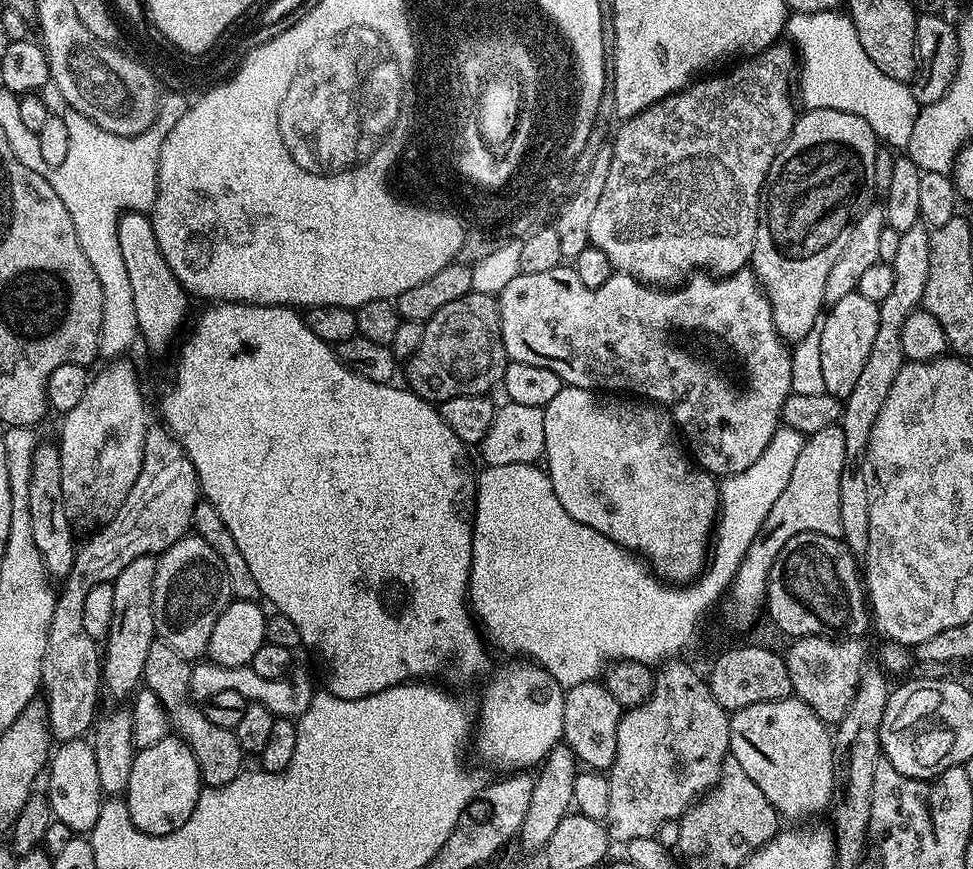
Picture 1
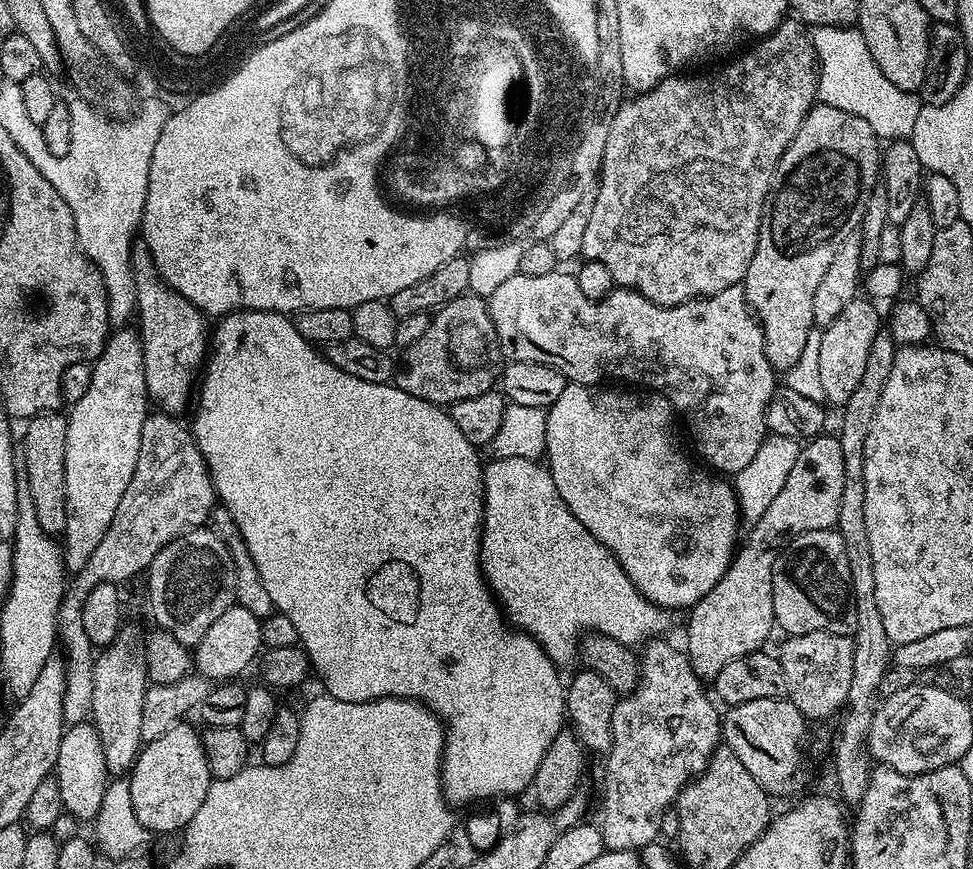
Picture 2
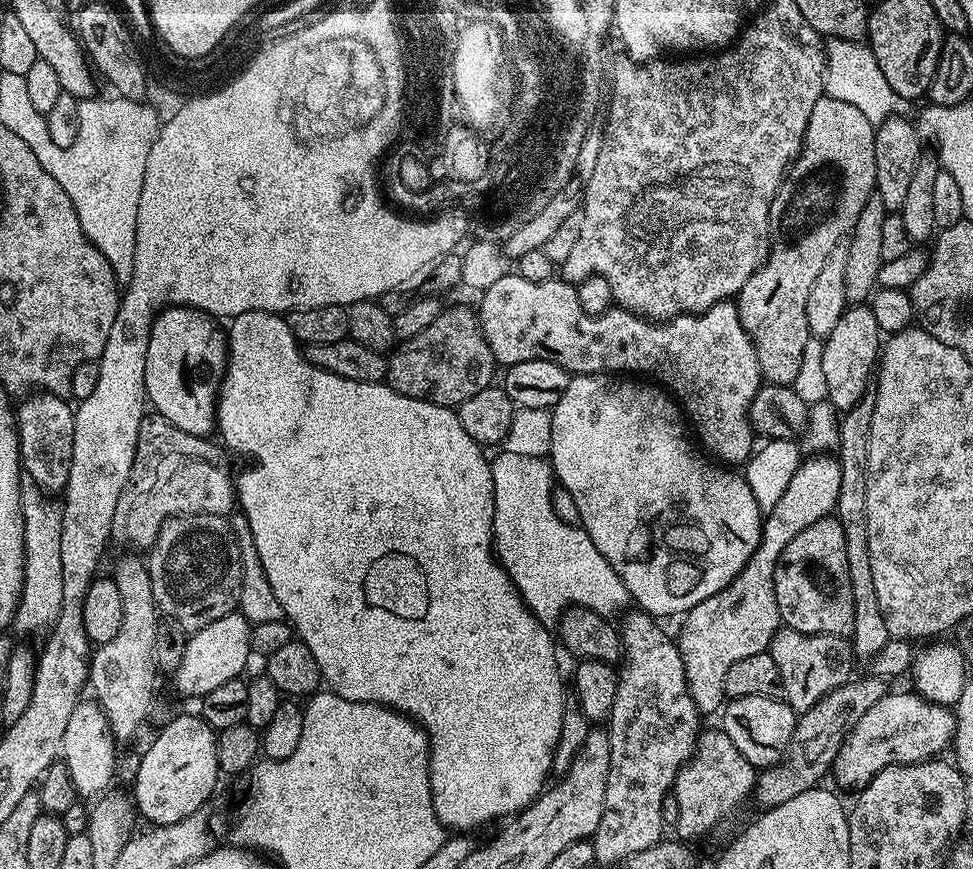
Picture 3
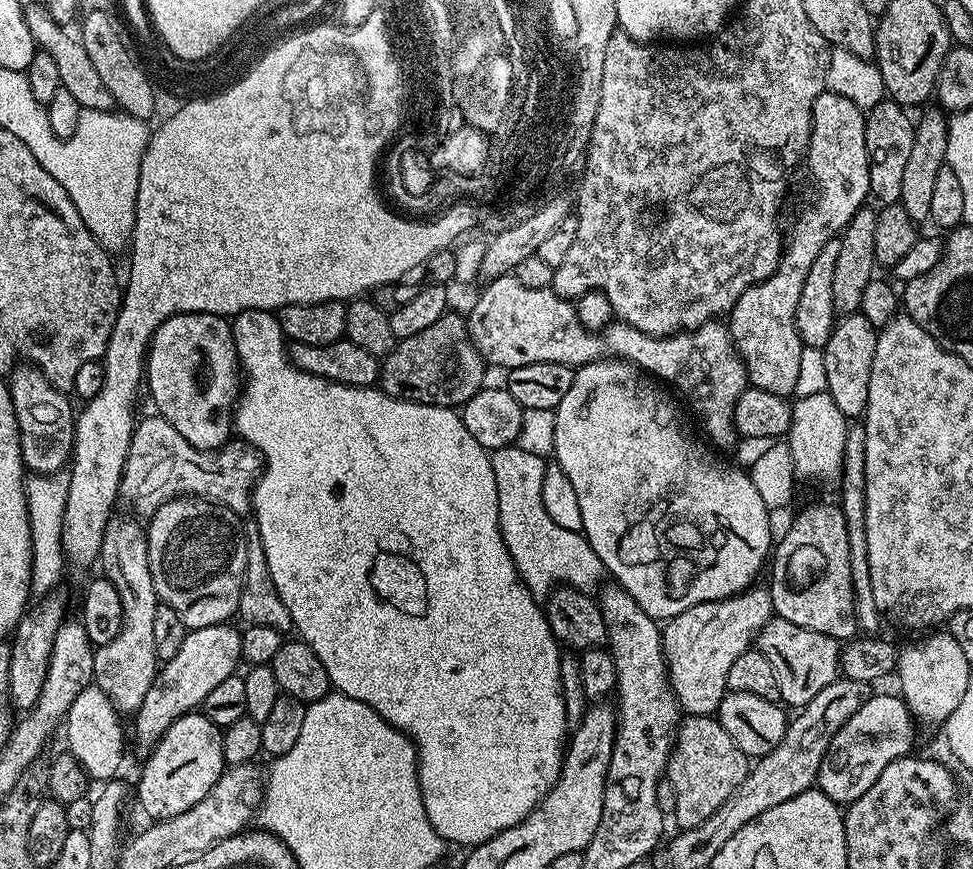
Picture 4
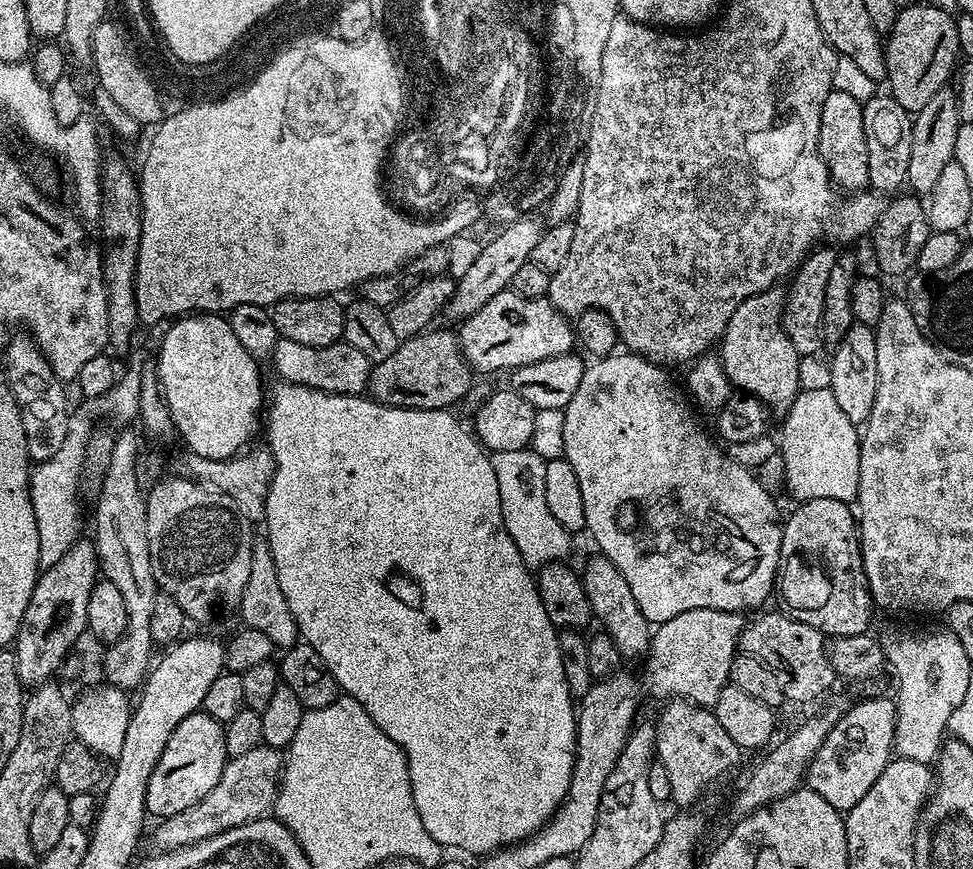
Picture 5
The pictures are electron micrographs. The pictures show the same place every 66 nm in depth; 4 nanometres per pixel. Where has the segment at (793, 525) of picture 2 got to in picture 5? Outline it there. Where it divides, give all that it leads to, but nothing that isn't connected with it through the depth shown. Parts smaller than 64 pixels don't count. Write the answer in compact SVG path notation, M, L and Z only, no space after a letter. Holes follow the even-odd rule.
M686 610L664 624L655 625L652 641L644 664L644 684L652 692L665 692L668 698L683 698L701 706L715 706L718 694L729 687L730 666L738 655L740 635L746 623L745 617L738 612L719 612L718 610Z

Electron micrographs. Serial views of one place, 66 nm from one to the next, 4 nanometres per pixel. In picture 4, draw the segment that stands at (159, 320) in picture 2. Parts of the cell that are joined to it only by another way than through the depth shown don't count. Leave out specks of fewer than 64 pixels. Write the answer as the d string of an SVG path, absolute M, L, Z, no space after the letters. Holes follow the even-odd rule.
M183 312L166 318L152 336L146 352L146 392L156 403L155 411L164 417L186 442L195 448L212 450L229 443L234 432L236 401L242 391L242 369L240 355L232 337L231 323L225 317L209 312Z

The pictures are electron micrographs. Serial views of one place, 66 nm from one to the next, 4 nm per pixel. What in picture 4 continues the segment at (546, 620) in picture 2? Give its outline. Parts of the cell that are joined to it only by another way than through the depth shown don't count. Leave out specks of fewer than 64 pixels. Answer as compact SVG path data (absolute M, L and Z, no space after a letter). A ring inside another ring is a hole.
M524 409L522 430L516 444L518 446L495 449L492 465L496 471L502 538L524 585L537 598L551 593L557 586L581 590L599 589L606 576L604 563L598 554L594 554L590 542L583 534L575 527L572 529L559 524L544 505L544 460L540 456L553 455L553 409Z

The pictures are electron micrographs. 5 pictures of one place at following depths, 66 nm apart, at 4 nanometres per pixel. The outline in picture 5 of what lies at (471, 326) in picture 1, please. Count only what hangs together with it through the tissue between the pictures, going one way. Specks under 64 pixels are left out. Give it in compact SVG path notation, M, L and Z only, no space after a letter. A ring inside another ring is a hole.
M429 330L409 340L400 341L390 358L375 361L368 379L367 395L379 404L395 408L451 409L467 397L474 387L474 373L460 349L460 337L455 331Z

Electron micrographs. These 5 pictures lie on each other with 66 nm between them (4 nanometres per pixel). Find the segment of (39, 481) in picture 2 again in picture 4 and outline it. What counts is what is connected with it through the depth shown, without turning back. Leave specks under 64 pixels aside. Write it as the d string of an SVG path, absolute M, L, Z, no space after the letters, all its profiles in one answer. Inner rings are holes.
M17 366L10 373L8 389L14 402L14 414L20 427L20 449L24 459L25 469L35 474L56 474L59 468L69 463L72 458L72 443L76 440L76 422L74 408L68 405L68 400L61 389L56 388L47 380L43 372L35 366Z

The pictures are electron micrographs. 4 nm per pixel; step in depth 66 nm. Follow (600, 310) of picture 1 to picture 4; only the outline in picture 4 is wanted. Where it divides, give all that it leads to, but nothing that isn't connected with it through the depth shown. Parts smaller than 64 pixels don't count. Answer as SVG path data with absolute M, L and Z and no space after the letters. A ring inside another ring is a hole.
M514 274L495 277L487 284L490 285L477 298L472 313L467 313L466 319L468 321L468 333L472 335L477 350L489 365L497 364L498 367L504 368L503 370L511 370L527 364L541 364L542 362L567 364L569 366L593 364L595 360L599 360L605 355L605 340L612 347L611 355L615 359L627 360L628 363L635 364L637 368L642 368L645 372L655 376L665 385L671 386L683 397L686 404L686 399L688 399L689 405L687 404L687 407L689 409L692 407L696 411L696 416L700 419L701 425L699 424L699 427L702 432L702 427L704 427L705 433L703 432L703 435L717 449L728 448L735 440L738 440L734 410L738 398L744 393L745 388L749 387L750 381L748 371L744 369L744 362L736 353L736 343L732 341L727 323L709 322L703 324L701 328L693 328L687 332L677 332L675 336L651 336L629 324L613 322L604 329L601 335L599 332L593 332L586 326L582 326L582 322L576 313L575 303L571 299L562 298L551 288L527 288L522 286L522 282L518 282L518 278Z

